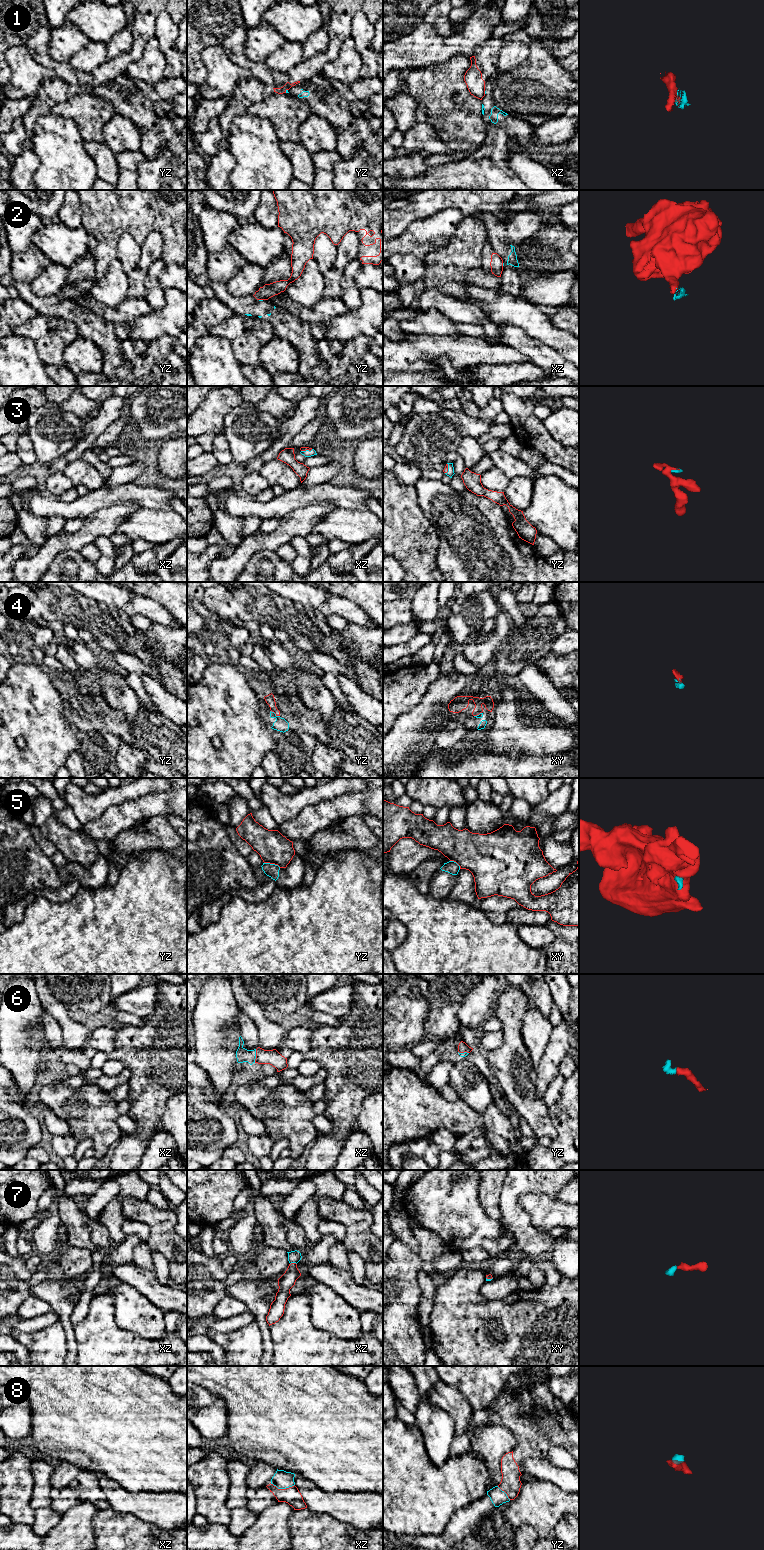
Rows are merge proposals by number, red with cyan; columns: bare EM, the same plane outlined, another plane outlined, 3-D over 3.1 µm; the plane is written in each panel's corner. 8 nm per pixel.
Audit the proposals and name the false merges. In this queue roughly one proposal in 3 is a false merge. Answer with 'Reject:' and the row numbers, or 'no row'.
Reject: 1, 2, 5

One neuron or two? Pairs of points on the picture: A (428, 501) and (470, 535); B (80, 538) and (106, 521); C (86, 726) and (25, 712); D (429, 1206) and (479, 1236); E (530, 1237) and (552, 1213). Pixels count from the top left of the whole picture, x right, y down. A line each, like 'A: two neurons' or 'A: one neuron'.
A: one neuron
B: one neuron
C: two neurons
D: one neuron
E: two neurons

